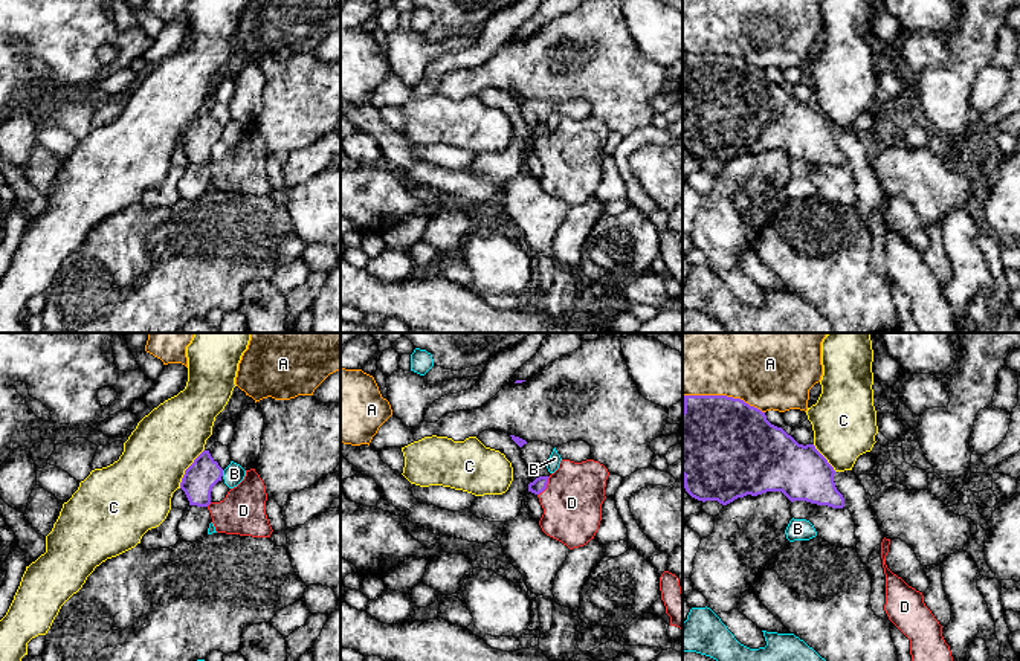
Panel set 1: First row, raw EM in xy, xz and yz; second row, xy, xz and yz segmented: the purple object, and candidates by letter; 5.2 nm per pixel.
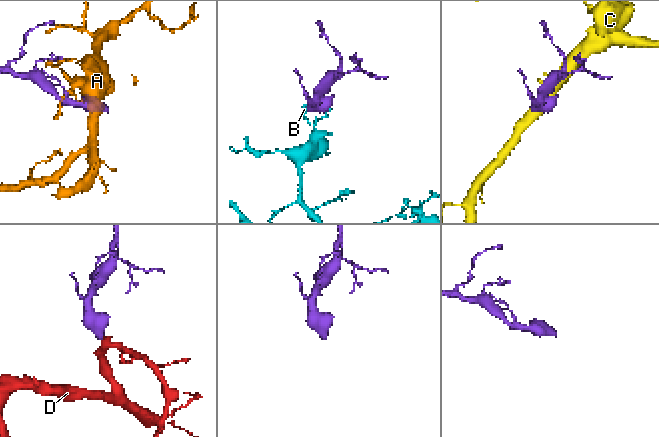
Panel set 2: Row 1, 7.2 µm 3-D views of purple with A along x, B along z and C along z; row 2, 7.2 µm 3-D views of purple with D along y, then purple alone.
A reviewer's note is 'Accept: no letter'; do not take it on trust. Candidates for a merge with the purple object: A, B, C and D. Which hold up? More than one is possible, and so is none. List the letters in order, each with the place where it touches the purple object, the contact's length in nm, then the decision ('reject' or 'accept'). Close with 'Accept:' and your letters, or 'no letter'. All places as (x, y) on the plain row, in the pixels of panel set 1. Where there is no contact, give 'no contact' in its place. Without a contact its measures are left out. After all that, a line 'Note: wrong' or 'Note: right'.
A: meets purple in yz at (724, 54); contact 440 nm long; reject
B: meets purple in xy at (222, 132); contact 30 nm long; reject
C: meets purple in xy at (187, 127); contact 240 nm long; reject
D: meets purple in xz at (545, 144); contact 120 nm long; accept
Accept: D
Note: wrong

